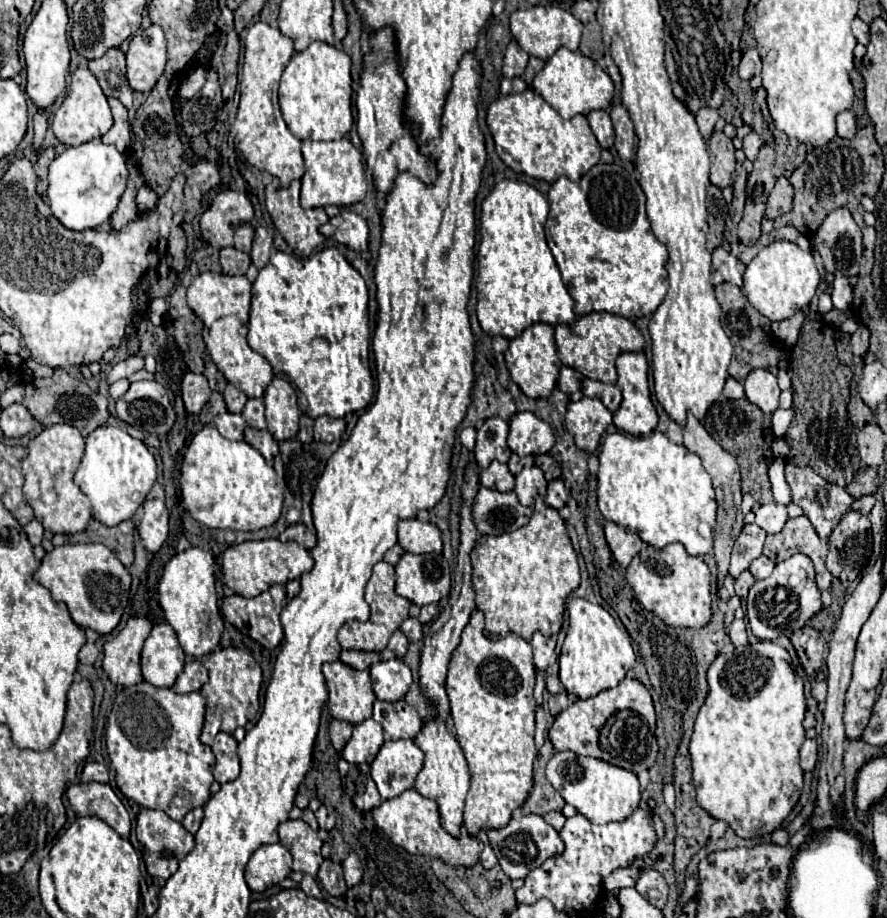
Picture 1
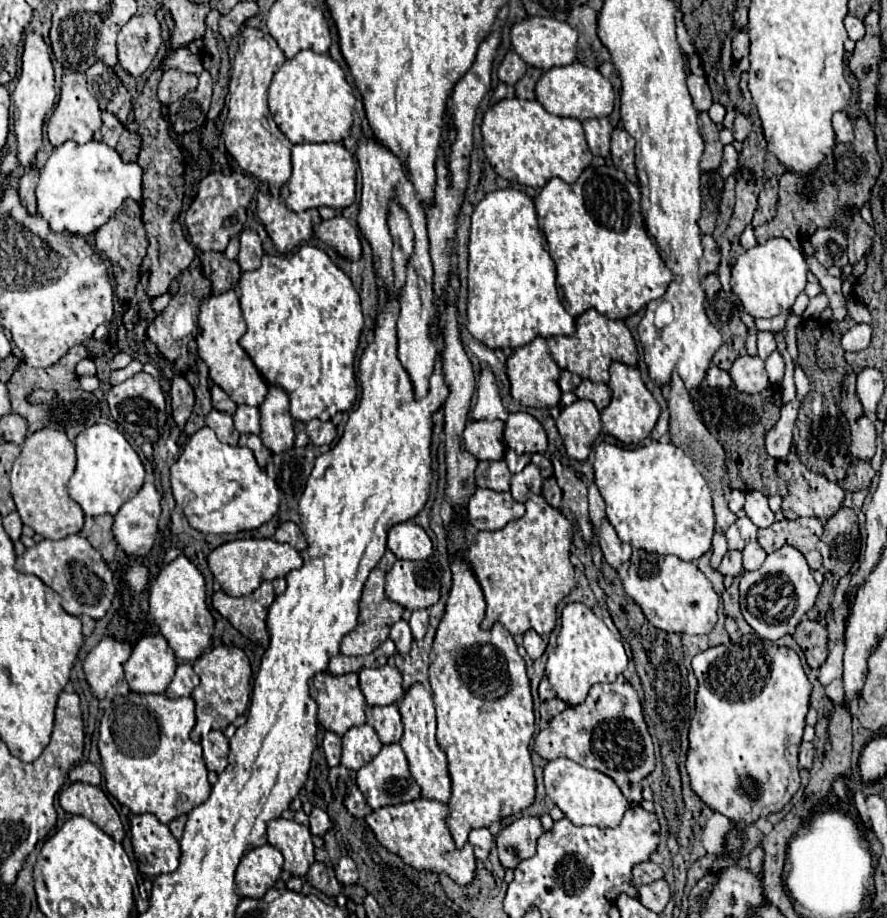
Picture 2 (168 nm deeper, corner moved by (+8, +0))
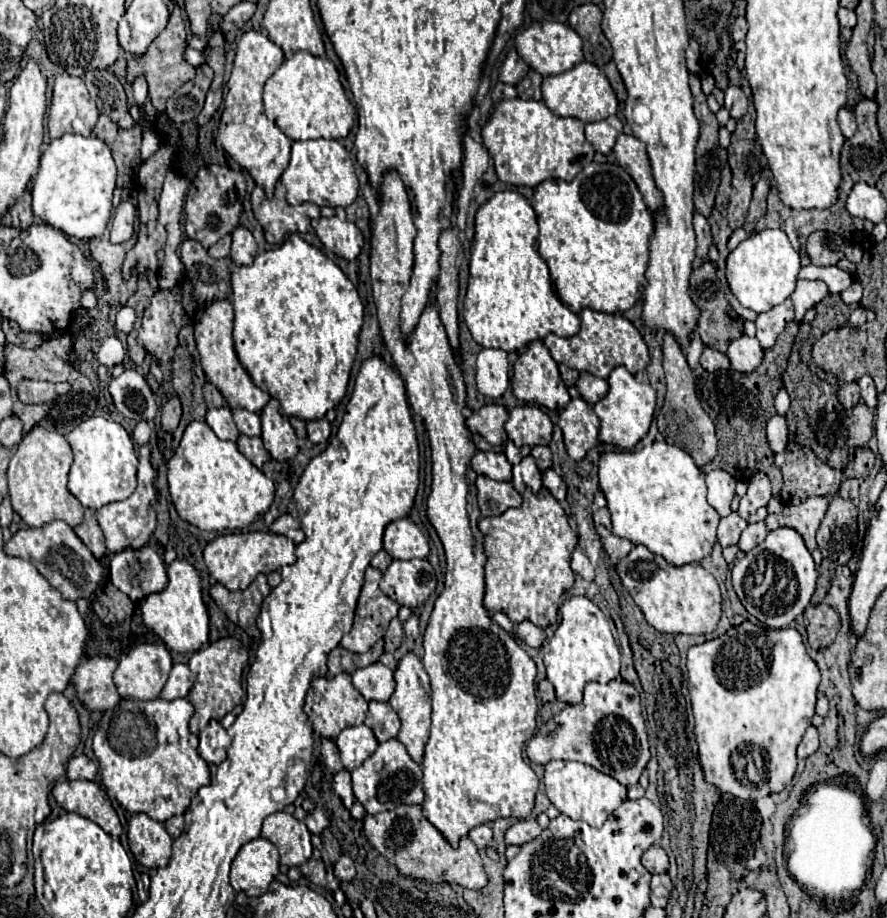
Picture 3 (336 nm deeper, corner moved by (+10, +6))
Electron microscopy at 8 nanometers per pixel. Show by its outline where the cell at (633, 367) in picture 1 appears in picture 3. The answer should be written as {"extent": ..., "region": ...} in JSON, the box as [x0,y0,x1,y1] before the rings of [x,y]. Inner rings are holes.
{"extent":[594,366,656,450],"region":[[[618,366],[610,372],[608,384],[610,384],[608,394],[594,406],[594,412],[602,422],[598,440],[604,442],[604,444],[612,444],[612,446],[630,450],[648,434],[650,422],[652,422],[652,416],[654,416],[654,408],[656,408],[656,392],[648,382],[636,380],[622,366]]]}

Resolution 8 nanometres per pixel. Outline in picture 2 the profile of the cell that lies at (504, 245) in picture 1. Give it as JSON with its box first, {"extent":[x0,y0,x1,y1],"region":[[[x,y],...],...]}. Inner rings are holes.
{"extent":[466,190,574,348],"region":[[[520,190],[490,192],[472,212],[466,328],[488,348],[518,348],[534,336],[574,332],[574,318],[558,298],[556,266],[542,246],[534,202]]]}

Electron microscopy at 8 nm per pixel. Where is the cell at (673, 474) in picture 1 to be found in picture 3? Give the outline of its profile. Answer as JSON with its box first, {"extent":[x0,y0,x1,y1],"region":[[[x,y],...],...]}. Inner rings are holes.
{"extent":[598,442,720,566],"region":[[[654,442],[638,450],[602,454],[598,468],[600,488],[608,500],[616,536],[646,546],[674,566],[700,562],[710,556],[720,516],[706,502],[704,474],[690,454],[678,446]]]}

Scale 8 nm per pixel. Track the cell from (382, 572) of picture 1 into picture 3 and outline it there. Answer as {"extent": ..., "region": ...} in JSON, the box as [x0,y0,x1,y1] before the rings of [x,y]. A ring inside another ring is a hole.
{"extent":[340,568,400,652],"region":[[[366,568],[354,626],[340,642],[340,646],[350,652],[368,652],[386,634],[390,620],[398,616],[400,606],[378,588],[380,578],[382,572],[378,568]]]}

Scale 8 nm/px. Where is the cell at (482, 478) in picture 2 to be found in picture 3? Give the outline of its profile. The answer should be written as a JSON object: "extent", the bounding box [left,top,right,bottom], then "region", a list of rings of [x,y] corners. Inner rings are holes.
{"extent":[472,452,512,480],"region":[[[476,452],[472,458],[472,468],[492,480],[512,478],[512,464],[506,460],[504,452]]]}

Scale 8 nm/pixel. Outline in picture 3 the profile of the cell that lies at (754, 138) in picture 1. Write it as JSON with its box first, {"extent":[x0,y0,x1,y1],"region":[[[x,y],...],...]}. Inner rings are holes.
{"extent":[724,84,748,120],"region":[[[730,84],[730,86],[724,90],[724,94],[726,94],[724,106],[730,110],[730,116],[736,118],[736,120],[740,120],[740,118],[746,114],[746,106],[748,106],[748,100],[746,100],[744,92],[742,92],[738,86]]]}

